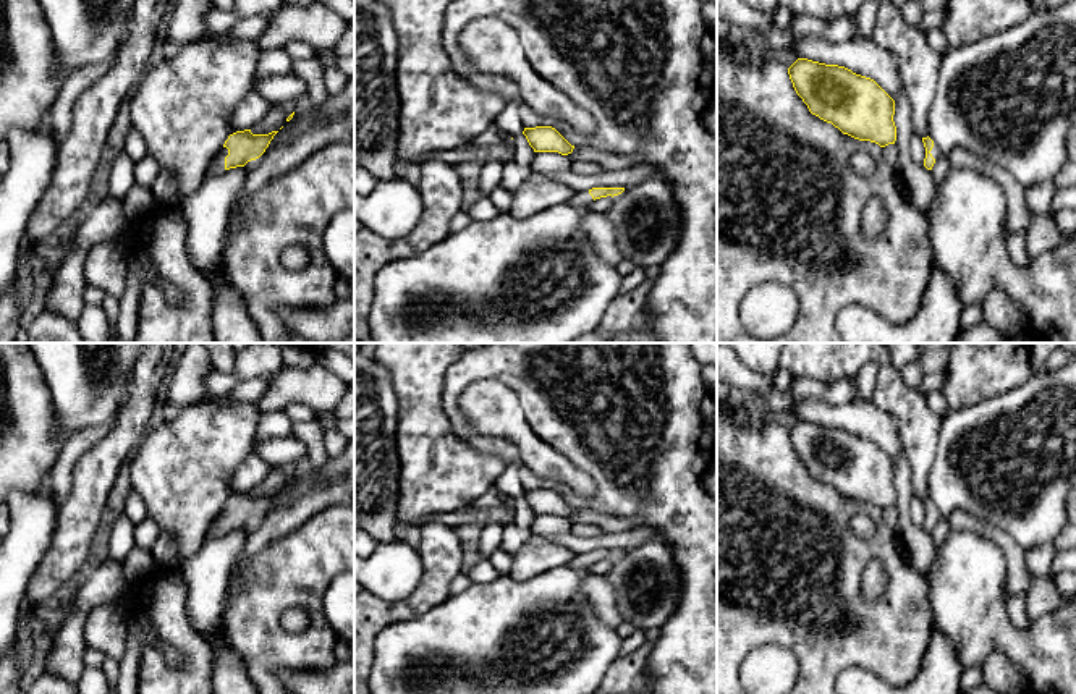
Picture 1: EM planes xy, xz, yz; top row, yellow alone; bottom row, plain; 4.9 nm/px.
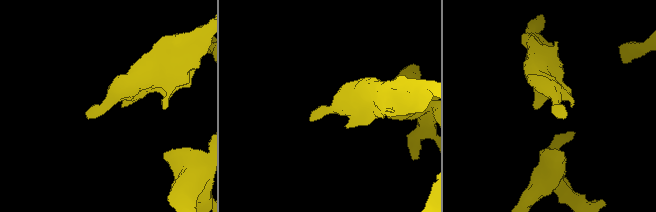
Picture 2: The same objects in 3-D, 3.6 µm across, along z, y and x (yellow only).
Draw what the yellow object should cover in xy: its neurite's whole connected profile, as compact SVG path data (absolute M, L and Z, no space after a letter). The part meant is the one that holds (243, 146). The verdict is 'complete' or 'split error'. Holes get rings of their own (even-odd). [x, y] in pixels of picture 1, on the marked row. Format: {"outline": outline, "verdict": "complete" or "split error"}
{"outline": "M244 129L230 134L223 147L209 162L205 175L220 175L259 159L277 133L252 134L251 129Z", "verdict": "split error"}

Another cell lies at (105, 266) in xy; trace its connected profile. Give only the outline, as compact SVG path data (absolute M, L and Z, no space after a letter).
M113 239L95 244L84 260L86 281L120 303L126 291L128 259L129 252Z

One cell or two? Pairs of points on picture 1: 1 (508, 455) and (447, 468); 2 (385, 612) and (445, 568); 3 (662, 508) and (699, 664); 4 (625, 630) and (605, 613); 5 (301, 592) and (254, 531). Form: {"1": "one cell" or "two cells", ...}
{"1": "two cells", "2": "one cell", "3": "one cell", "4": "two cells", "5": "two cells"}

